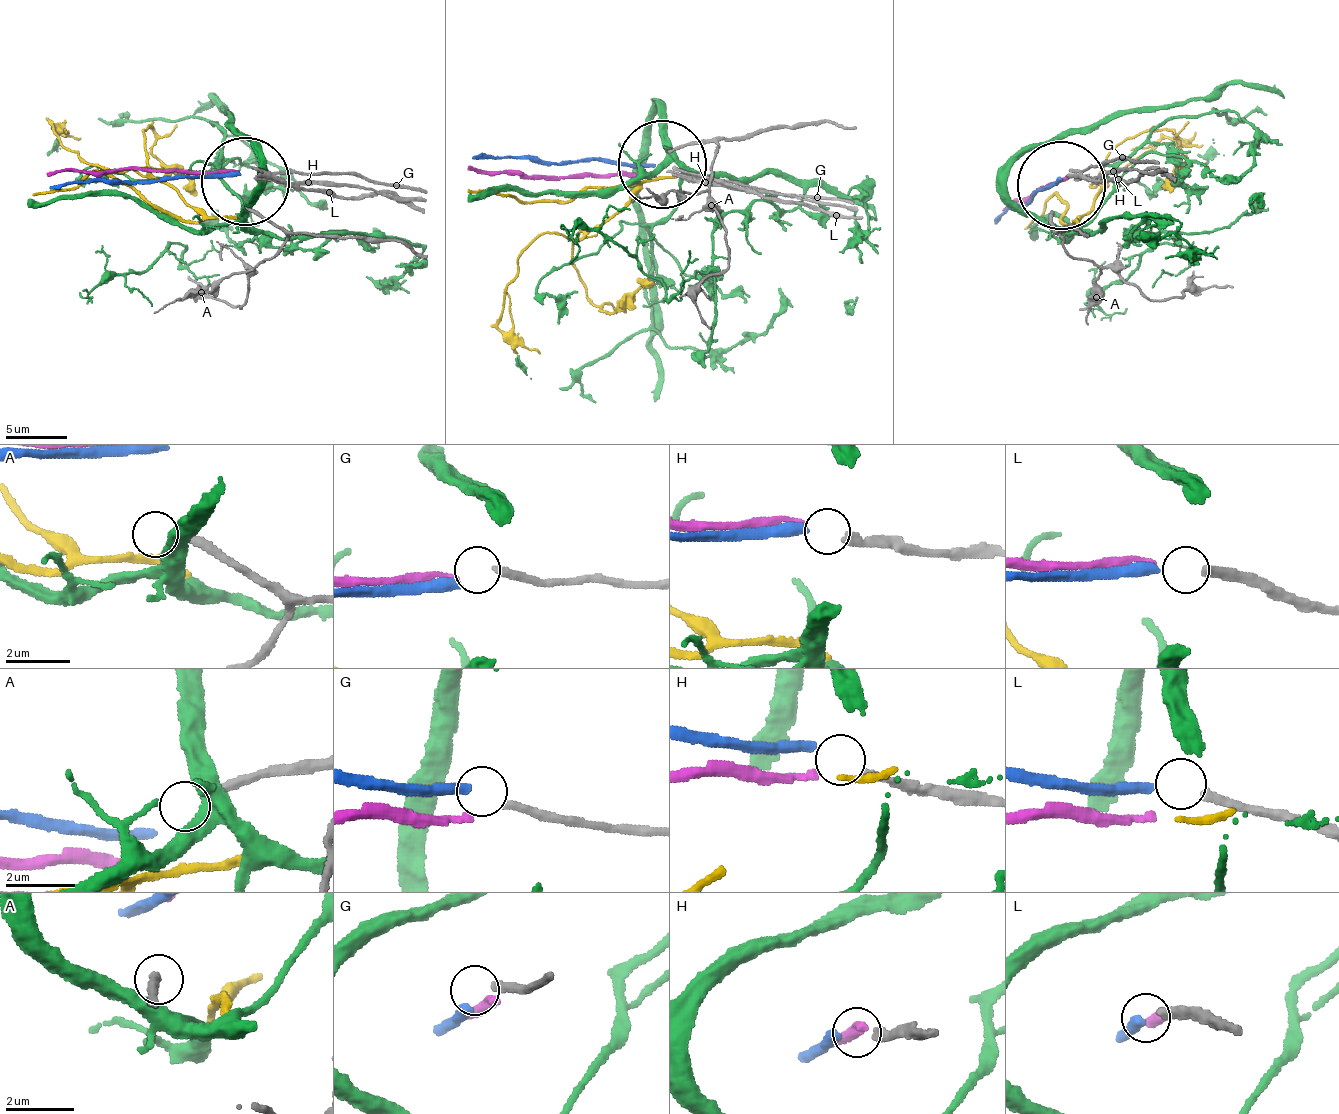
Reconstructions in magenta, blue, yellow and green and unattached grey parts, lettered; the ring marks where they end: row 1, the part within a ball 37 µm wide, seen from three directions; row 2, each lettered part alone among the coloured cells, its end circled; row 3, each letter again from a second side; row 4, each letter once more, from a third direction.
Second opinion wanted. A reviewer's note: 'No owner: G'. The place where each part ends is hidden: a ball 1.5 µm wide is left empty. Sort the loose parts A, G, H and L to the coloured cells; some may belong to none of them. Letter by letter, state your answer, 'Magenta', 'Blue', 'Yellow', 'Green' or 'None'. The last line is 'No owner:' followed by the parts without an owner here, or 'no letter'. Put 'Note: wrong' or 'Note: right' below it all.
A: None
G: None
H: Magenta
L: Blue
No owner: A, G
Note: wrong

